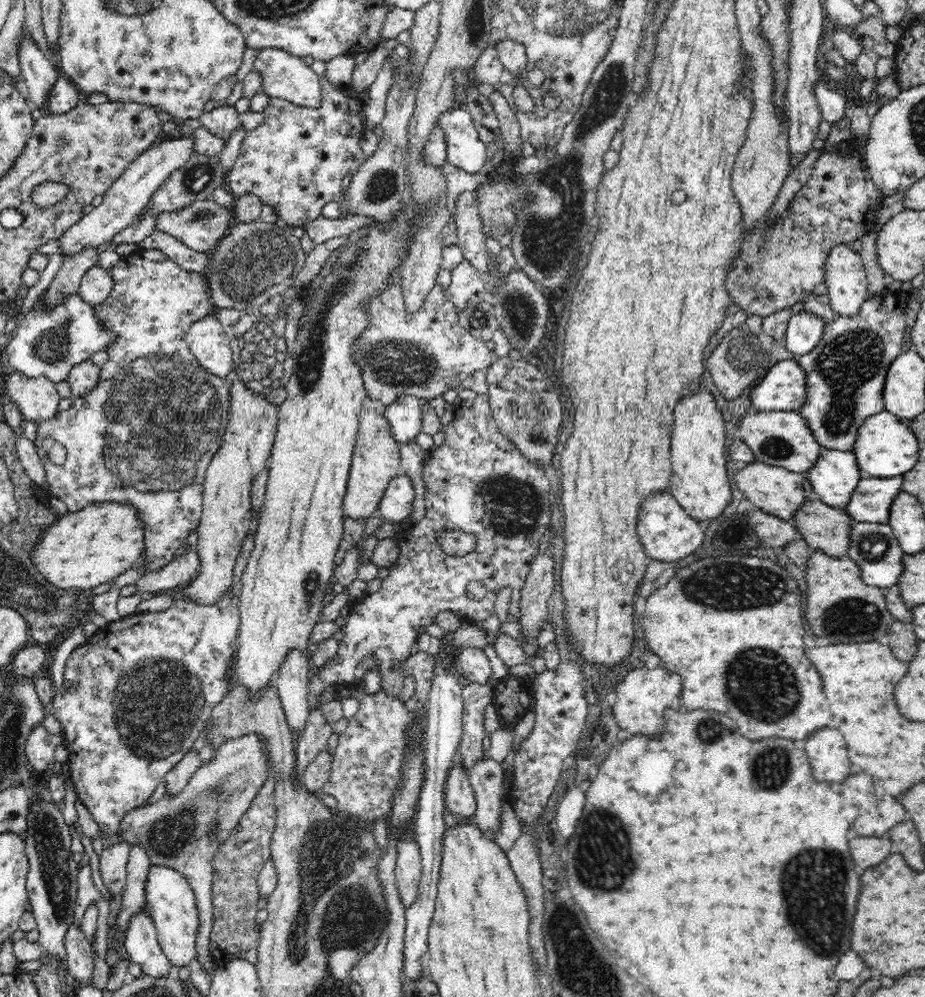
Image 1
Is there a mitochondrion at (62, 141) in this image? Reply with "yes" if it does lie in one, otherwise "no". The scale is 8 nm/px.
yes

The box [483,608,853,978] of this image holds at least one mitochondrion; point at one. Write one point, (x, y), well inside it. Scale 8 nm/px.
(749, 677)

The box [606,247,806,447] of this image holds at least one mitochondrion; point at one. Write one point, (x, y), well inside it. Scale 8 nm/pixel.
(746, 354)

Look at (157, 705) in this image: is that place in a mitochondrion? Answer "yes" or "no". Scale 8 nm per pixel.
yes

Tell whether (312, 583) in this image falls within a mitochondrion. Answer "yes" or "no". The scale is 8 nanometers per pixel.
yes

